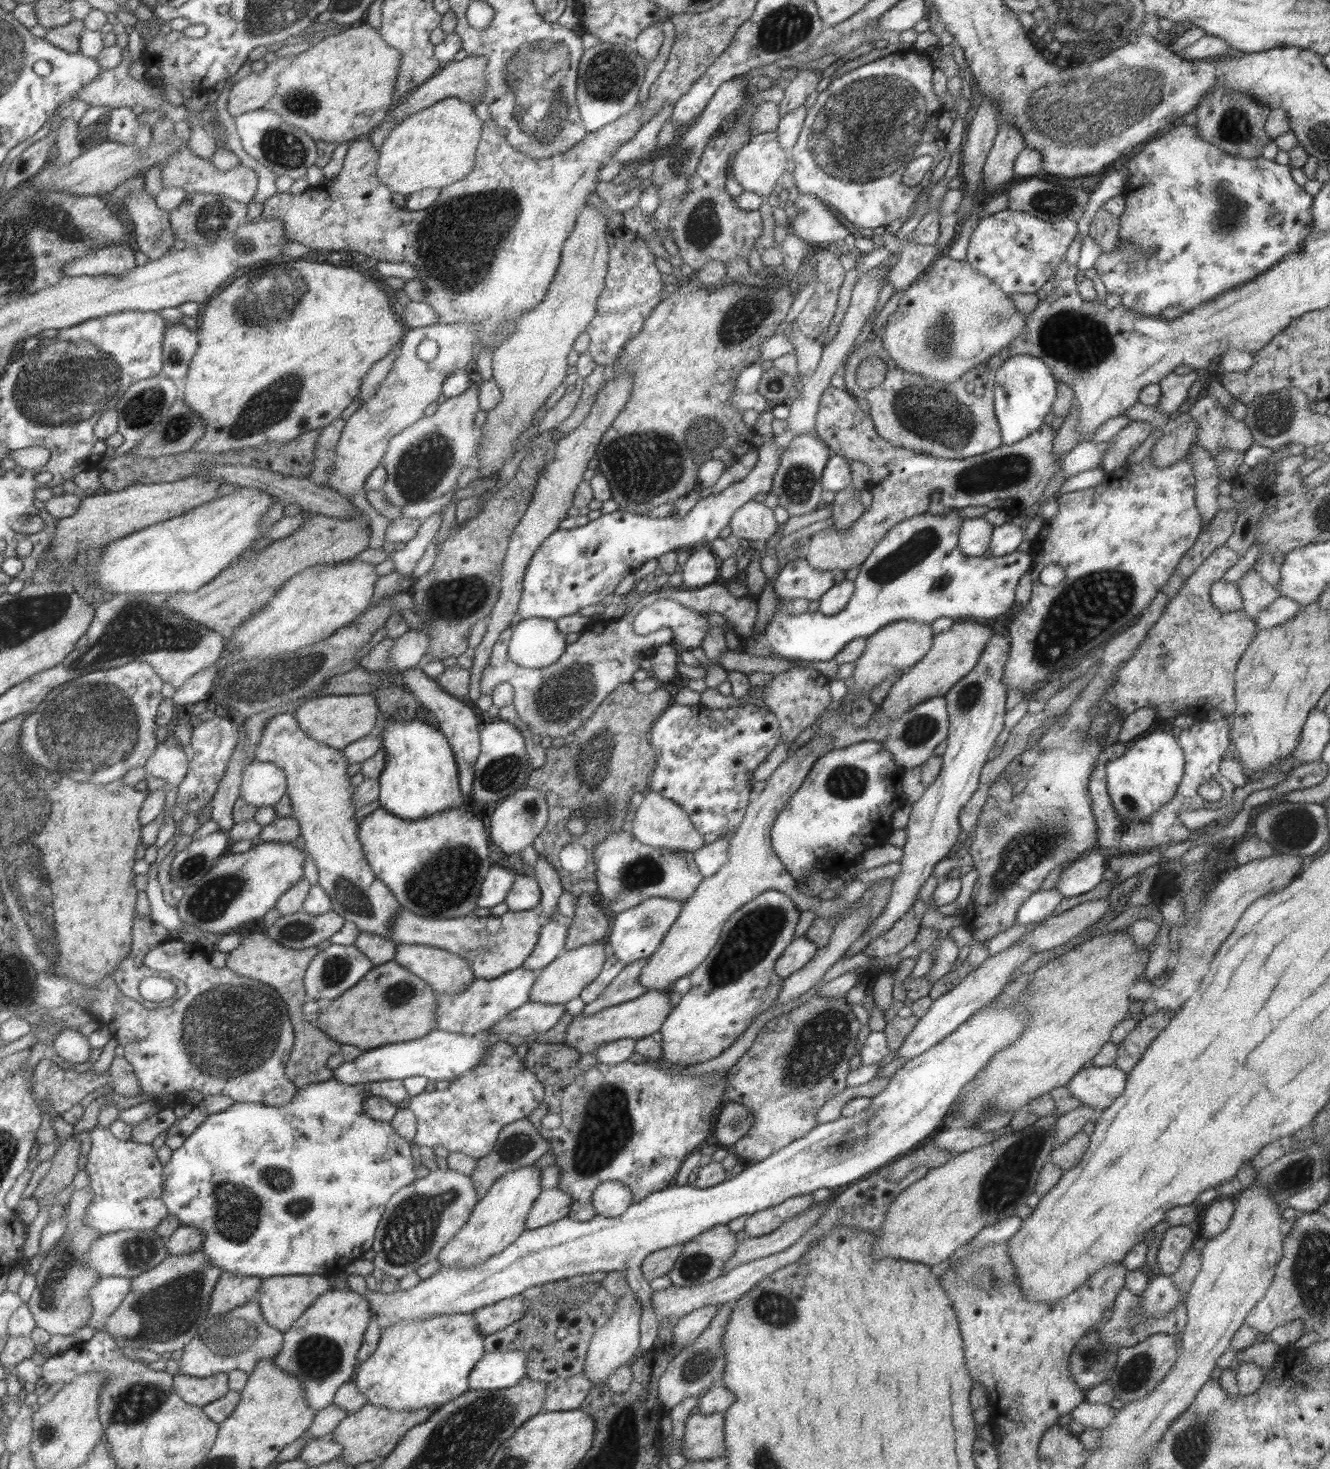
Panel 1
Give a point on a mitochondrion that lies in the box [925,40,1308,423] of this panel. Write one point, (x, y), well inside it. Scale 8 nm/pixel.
(1114, 101)

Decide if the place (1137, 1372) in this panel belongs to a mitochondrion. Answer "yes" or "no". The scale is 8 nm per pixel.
yes

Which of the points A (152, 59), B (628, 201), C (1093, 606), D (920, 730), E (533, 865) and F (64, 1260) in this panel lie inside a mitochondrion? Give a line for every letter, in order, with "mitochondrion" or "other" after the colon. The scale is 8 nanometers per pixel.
A: other
B: other
C: mitochondrion
D: mitochondrion
E: other
F: mitochondrion

